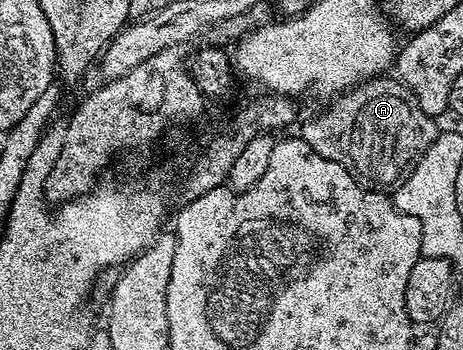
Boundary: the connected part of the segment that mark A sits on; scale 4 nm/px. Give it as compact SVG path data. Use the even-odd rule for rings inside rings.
M393 76L366 78L364 82L357 83L345 93L336 95L330 102L333 103L322 114L315 115L302 130L299 130L299 137L311 144L311 148L315 148L319 156L342 166L367 190L392 191L421 159L423 152L431 148L439 133L438 119L423 112L423 108L419 108L419 100L415 100L411 91Z

